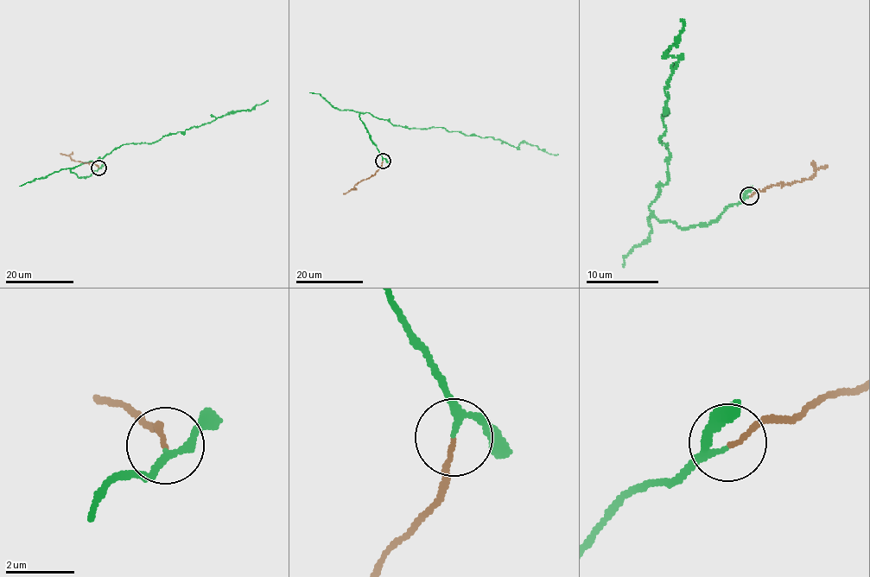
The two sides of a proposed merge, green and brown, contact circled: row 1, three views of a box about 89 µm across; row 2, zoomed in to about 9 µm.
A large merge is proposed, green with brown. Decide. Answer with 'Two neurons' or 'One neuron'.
One neuron

